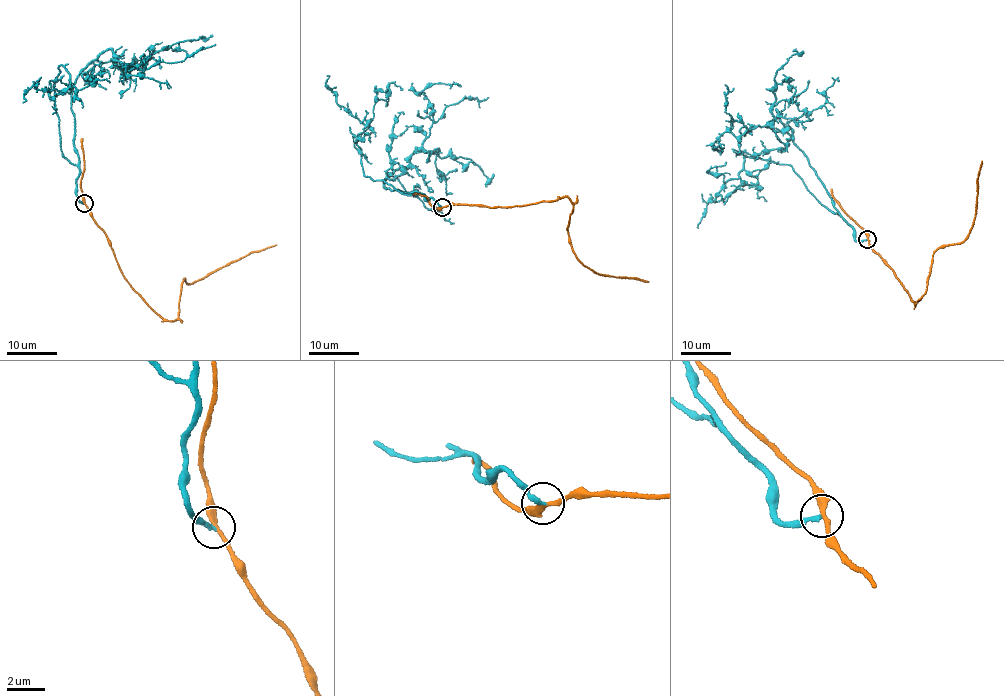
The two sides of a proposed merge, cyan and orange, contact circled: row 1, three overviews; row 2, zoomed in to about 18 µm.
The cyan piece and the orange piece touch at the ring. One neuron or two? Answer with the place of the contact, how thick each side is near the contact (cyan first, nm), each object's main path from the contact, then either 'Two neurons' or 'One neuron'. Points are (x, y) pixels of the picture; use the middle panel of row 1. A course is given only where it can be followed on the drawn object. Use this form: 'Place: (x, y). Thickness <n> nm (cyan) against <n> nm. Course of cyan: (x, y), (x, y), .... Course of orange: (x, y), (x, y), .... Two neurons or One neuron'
Place: (442, 207). Thickness 200 nm (cyan) against 240 nm. Course of cyan: (442, 206), (382, 182), (407, 165), (431, 127), (433, 110), (413, 91), (461, 86). Course of orange: (442, 206), (508, 207), (568, 197), (573, 207), (567, 229), (582, 264), (604, 276), (648, 281). Two neurons

